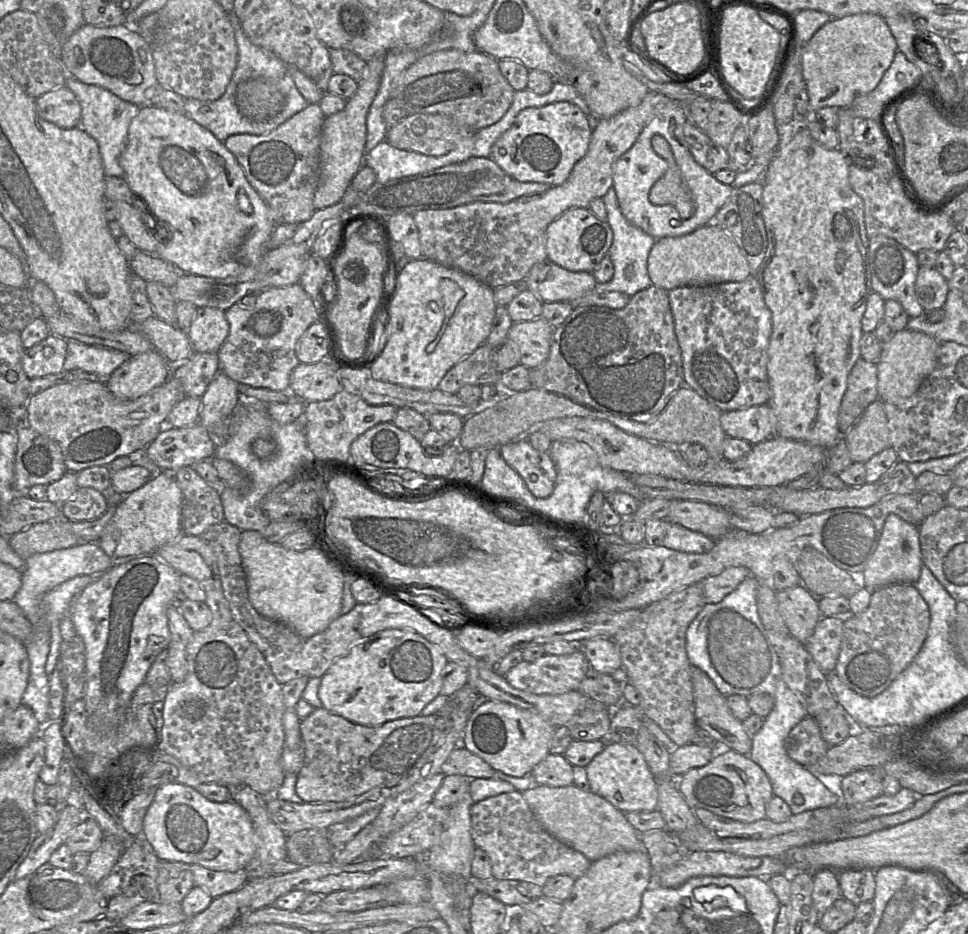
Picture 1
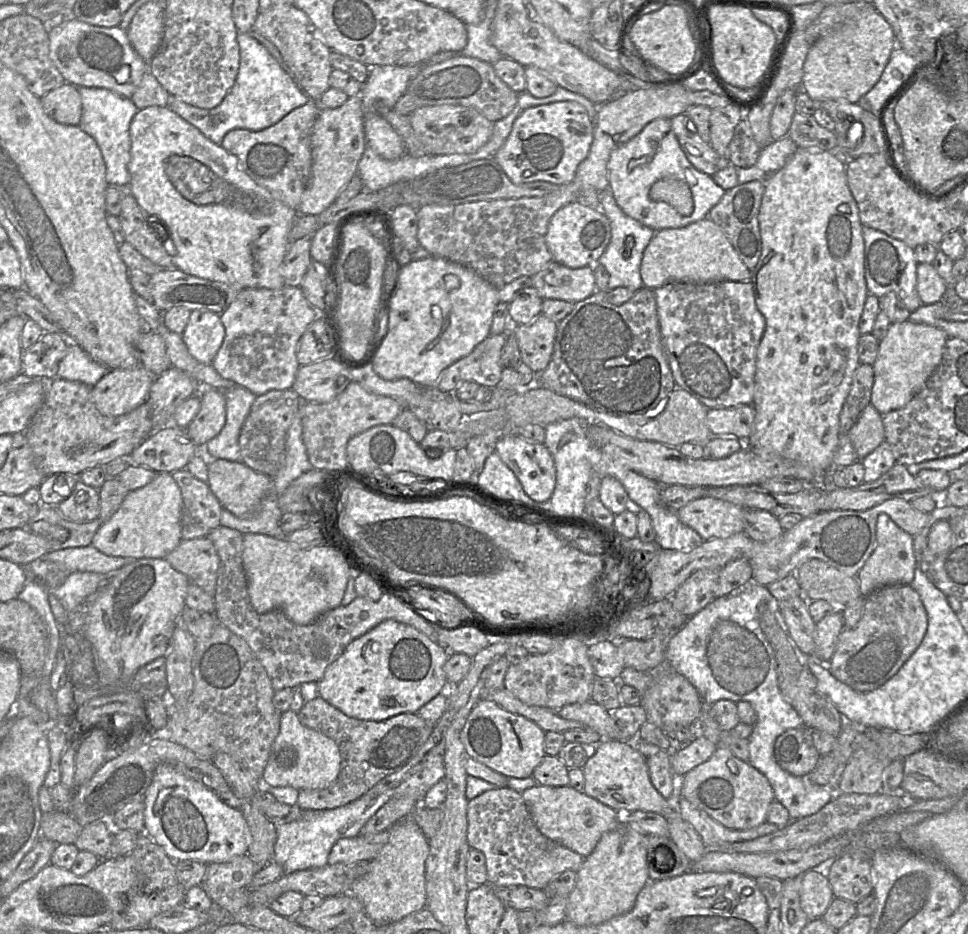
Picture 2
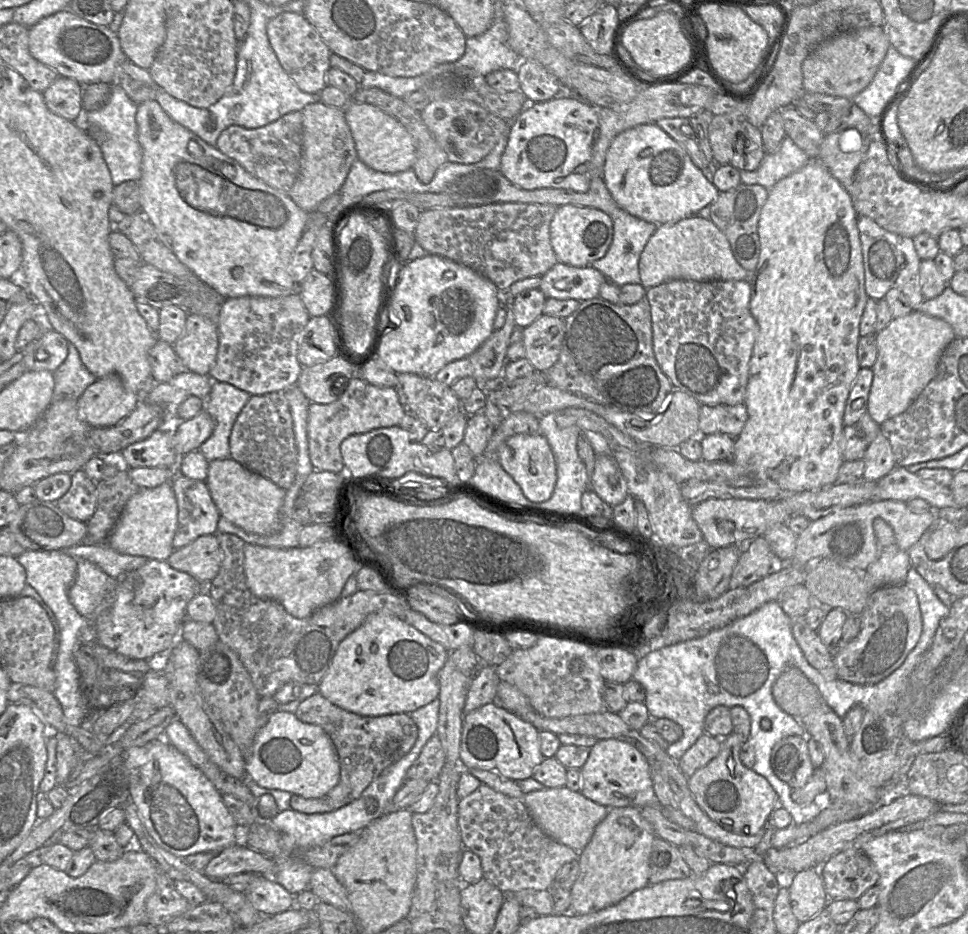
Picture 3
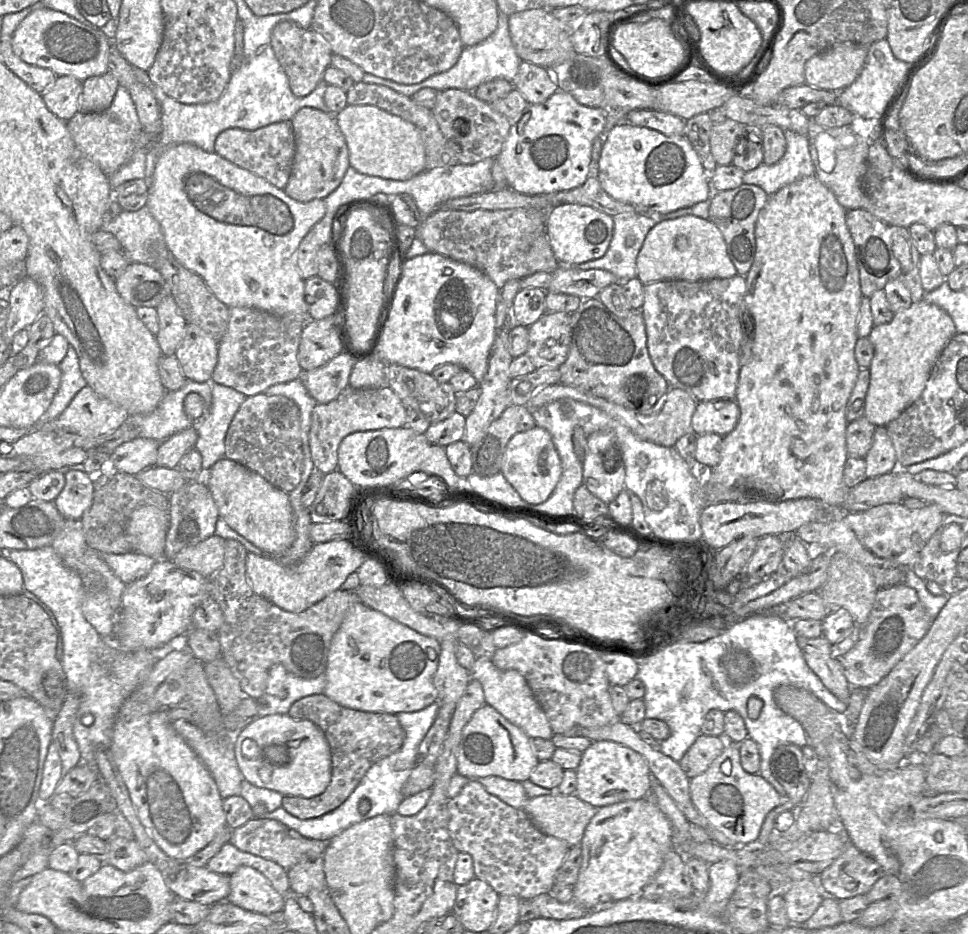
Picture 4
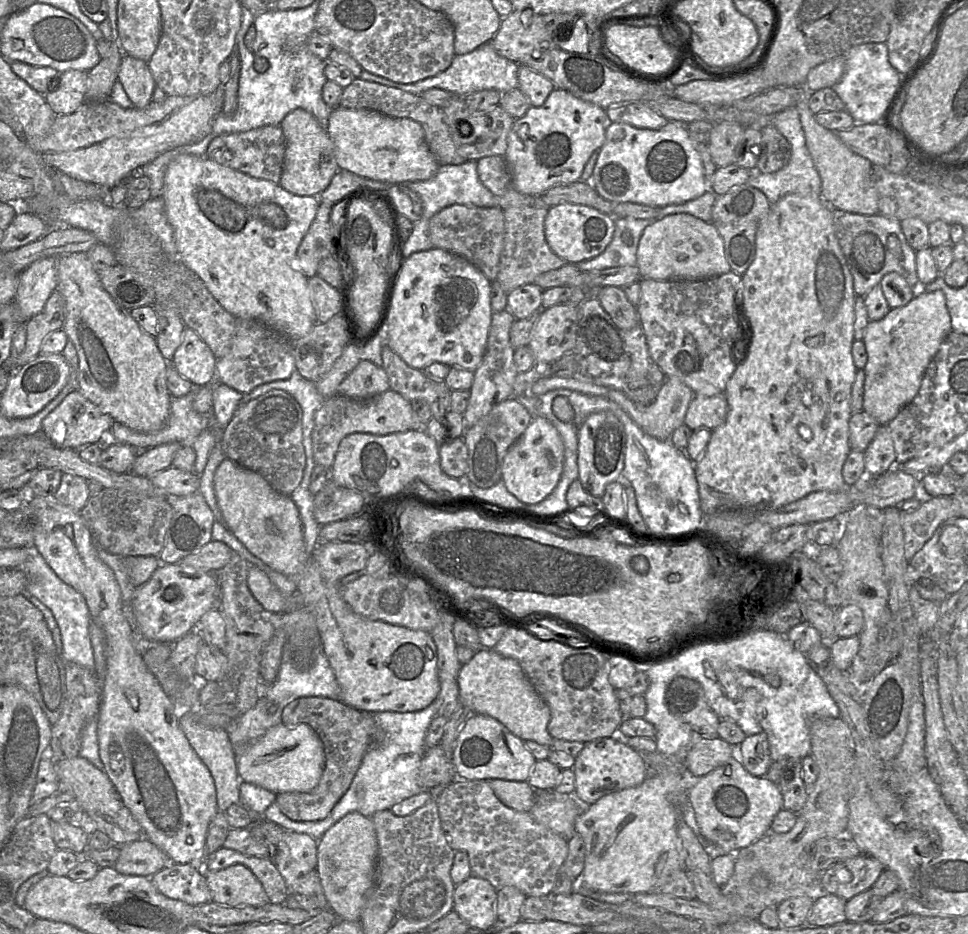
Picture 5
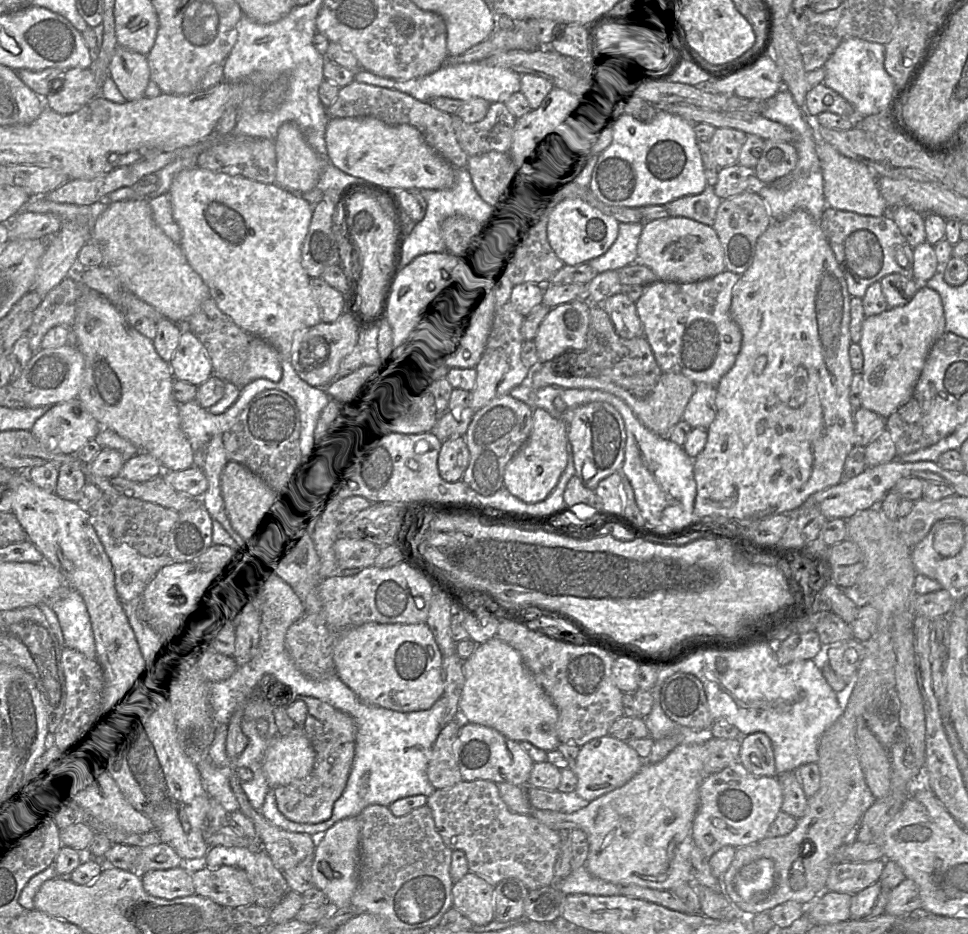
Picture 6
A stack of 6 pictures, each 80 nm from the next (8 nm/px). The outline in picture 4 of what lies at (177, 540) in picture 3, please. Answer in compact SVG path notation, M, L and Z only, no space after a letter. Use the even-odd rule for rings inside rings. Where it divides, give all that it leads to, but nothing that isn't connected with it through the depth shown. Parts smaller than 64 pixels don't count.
M187 481L182 488L170 494L169 499L170 523L162 558L172 560L181 550L194 546L215 533L219 512L208 487L198 481Z

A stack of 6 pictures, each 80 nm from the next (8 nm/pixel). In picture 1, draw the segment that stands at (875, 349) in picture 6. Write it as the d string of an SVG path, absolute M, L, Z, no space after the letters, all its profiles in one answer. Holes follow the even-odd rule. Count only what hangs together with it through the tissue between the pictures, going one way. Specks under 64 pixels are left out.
M903 329L894 332L891 339L882 346L876 363L878 398L885 403L904 400L912 396L933 371L939 345L935 338L920 331Z

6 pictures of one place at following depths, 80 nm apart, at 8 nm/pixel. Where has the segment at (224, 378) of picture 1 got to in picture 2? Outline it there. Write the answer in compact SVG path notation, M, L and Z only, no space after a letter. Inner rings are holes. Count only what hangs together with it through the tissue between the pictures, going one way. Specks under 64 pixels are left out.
M207 388L199 395L201 408L195 418L185 428L188 437L199 448L214 438L226 421L224 393L215 388Z

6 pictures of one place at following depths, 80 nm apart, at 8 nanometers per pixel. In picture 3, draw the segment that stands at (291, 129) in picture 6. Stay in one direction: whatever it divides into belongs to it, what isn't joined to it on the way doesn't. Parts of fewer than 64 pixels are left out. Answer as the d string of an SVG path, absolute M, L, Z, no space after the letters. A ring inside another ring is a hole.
M315 102L305 106L303 114L303 140L301 169L287 193L306 212L314 212L326 198L337 193L344 184L357 151L351 130L346 122L344 109Z

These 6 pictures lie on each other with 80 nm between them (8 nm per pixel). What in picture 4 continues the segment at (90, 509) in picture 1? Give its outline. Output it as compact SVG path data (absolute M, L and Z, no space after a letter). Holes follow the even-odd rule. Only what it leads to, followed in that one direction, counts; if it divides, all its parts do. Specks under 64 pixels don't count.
M72 469L65 474L65 486L53 501L66 520L79 521L91 506L94 495L93 476L81 469Z

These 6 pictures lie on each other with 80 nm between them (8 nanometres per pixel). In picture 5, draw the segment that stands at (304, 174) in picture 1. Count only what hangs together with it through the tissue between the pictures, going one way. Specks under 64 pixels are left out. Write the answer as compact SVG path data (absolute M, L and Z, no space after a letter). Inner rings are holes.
M268 125L246 132L216 137L209 144L205 157L251 177L279 184L283 171L285 150L286 142L280 125Z

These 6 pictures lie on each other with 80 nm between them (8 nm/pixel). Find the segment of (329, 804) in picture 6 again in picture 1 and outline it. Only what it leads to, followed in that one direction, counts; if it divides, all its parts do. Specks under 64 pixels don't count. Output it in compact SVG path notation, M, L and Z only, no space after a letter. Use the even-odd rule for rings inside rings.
M448 698L444 706L432 715L417 715L411 718L400 718L388 721L378 726L364 726L353 723L337 714L334 714L326 710L324 707L314 708L314 710L306 718L300 721L300 732L302 736L304 751L304 764L300 772L298 773L298 778L296 781L295 790L297 795L305 803L339 802L360 795L375 787L396 786L400 781L409 777L413 772L419 771L419 769L421 769L423 765L428 762L434 751L442 745L444 739L448 735L448 732L452 728L452 711L453 707L451 705L450 698Z

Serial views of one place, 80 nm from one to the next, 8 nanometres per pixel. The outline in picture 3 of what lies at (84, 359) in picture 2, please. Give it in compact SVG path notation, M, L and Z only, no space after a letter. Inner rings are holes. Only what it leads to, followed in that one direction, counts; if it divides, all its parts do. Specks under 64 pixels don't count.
M70 343L67 358L53 375L53 400L78 399L98 379L85 367L77 348Z

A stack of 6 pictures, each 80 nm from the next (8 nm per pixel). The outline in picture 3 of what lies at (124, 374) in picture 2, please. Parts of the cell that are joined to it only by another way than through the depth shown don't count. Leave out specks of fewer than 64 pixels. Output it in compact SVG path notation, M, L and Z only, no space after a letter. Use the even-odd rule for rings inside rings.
M108 375L97 379L78 398L78 411L92 428L108 428L134 411L140 399L141 395L128 390L118 375Z

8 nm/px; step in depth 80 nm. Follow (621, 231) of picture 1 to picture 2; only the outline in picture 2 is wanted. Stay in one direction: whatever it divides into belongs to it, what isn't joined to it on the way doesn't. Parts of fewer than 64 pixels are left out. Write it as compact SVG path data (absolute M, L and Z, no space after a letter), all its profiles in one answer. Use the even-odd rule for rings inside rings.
M609 190L600 192L600 209L609 219L611 230L611 240L598 259L598 263L603 265L609 273L608 290L626 287L637 292L643 288L640 275L643 252L656 231L626 215Z

